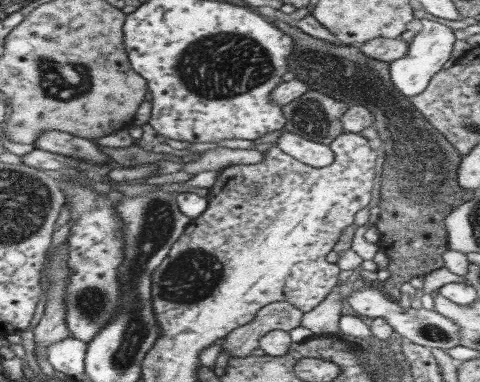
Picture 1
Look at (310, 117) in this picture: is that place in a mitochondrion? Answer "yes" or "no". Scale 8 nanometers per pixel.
yes

